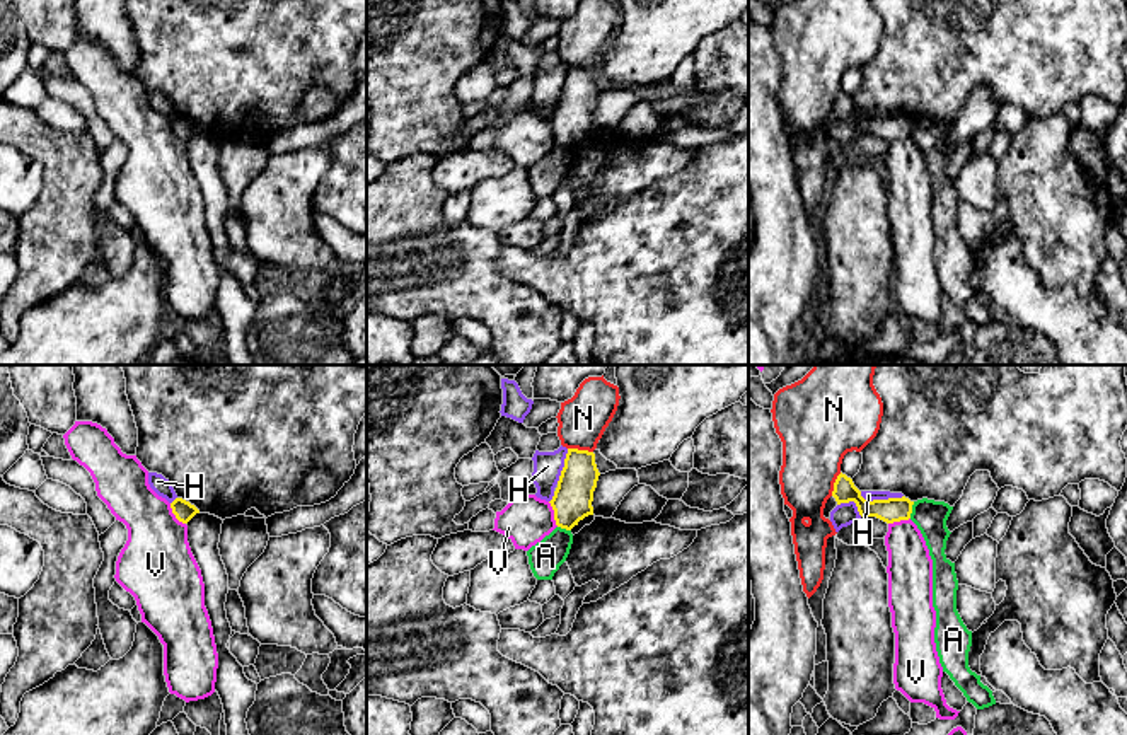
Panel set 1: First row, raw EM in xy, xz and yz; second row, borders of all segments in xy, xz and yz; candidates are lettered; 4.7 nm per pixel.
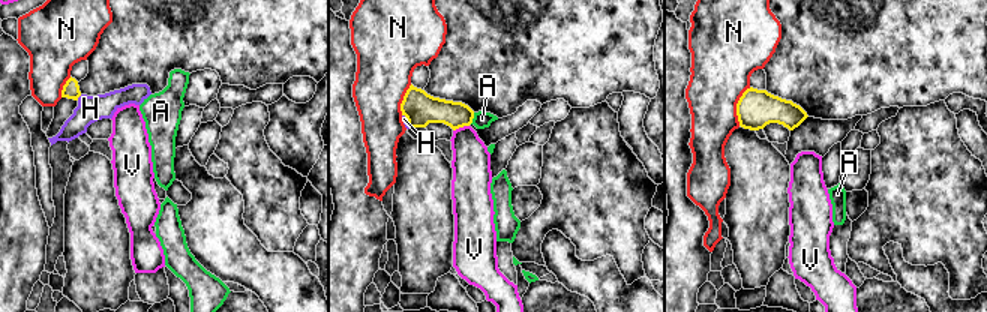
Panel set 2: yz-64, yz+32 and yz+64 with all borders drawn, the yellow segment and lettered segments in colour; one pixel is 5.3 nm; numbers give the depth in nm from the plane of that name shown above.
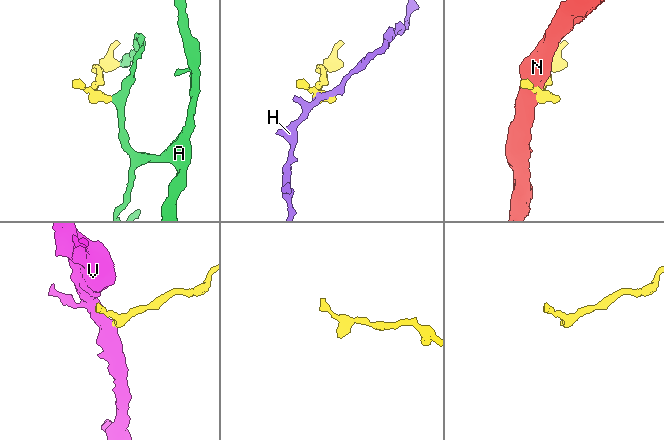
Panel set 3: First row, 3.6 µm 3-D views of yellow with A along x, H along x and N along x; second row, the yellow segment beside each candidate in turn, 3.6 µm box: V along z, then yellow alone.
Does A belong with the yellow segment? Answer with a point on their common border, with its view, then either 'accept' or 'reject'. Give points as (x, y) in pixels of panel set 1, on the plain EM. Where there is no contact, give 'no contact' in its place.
yz (911, 128) | reject

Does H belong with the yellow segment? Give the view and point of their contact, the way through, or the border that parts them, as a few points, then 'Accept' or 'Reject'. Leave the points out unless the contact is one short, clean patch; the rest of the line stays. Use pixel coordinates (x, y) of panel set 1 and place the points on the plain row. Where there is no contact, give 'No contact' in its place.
Touches yellow at yz (880, 118). Boundary: yz (860, 109), (870, 118), (899, 116), (902, 113). Reject

